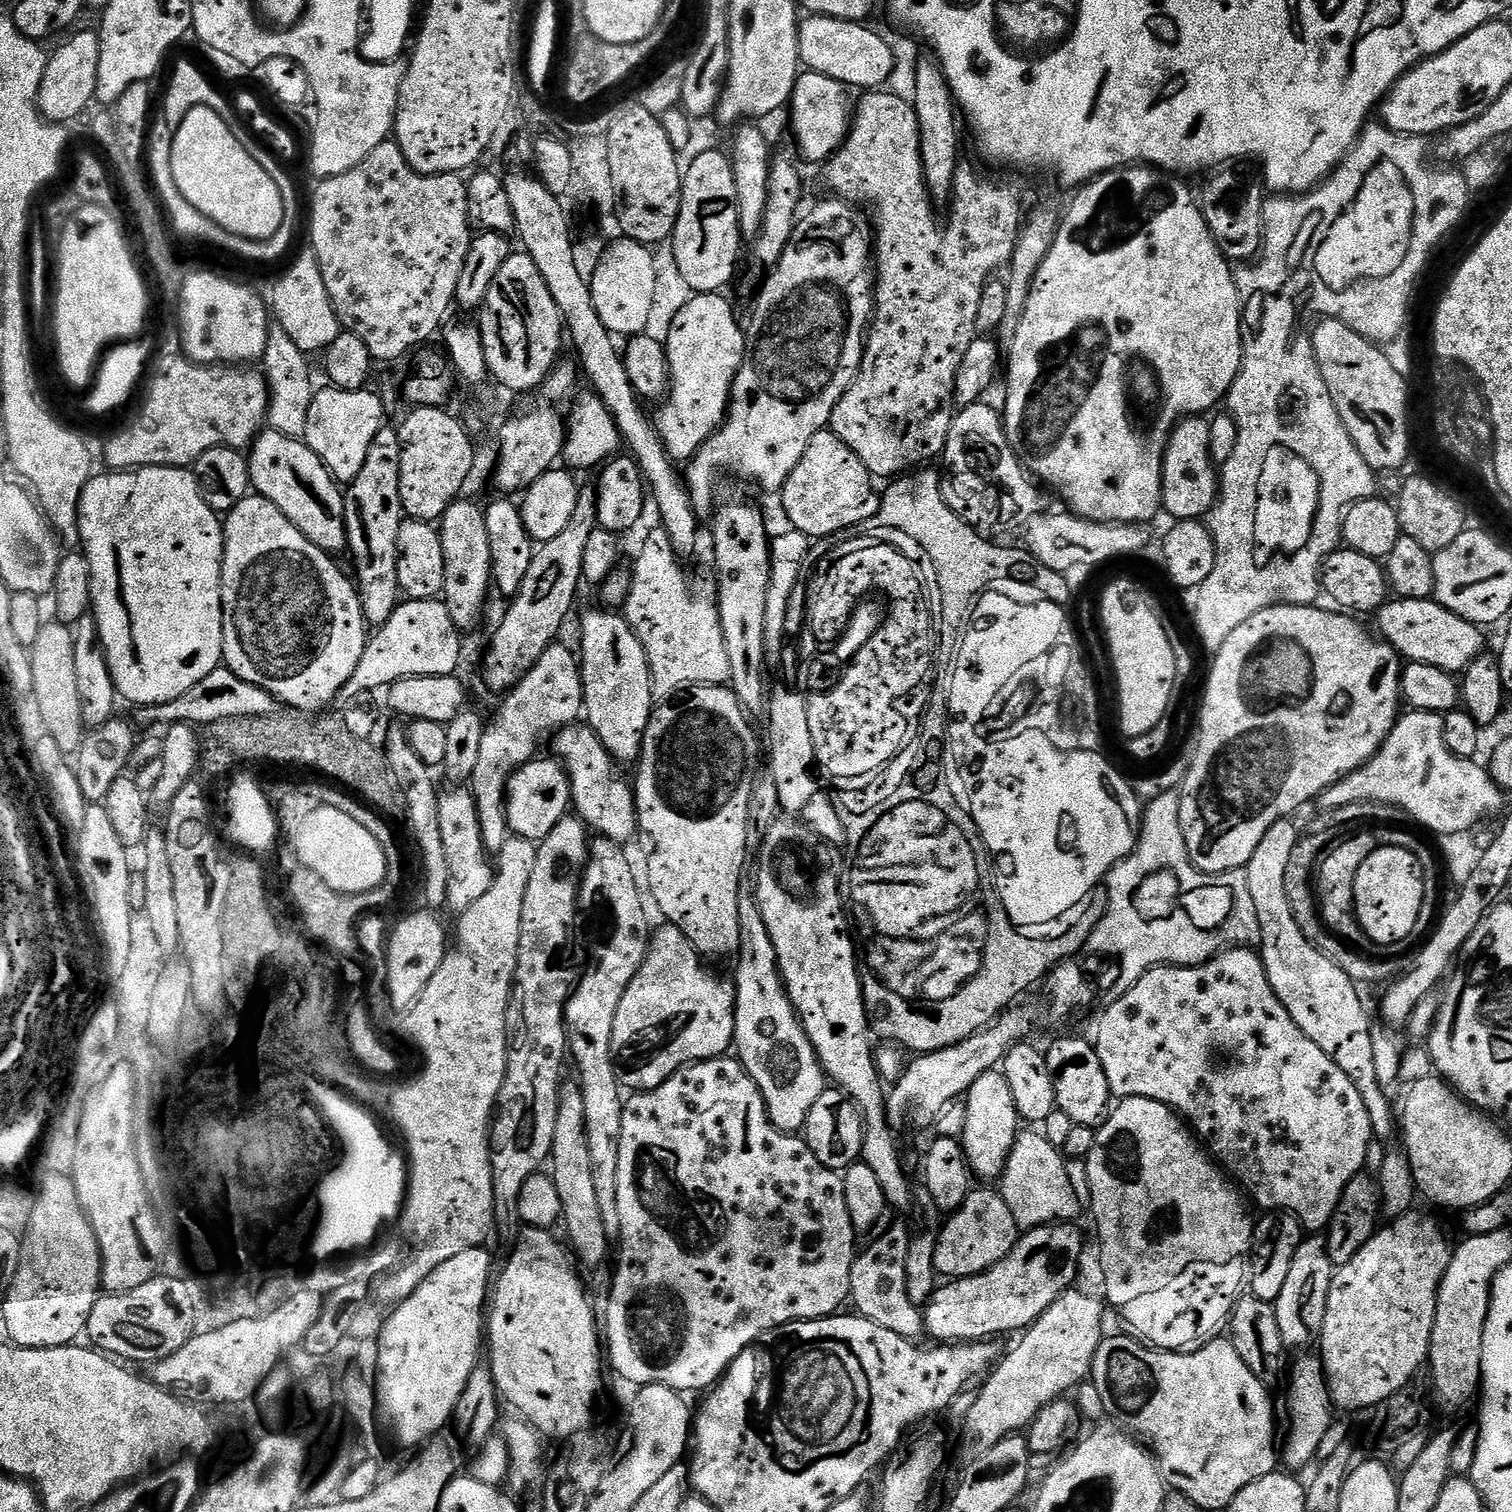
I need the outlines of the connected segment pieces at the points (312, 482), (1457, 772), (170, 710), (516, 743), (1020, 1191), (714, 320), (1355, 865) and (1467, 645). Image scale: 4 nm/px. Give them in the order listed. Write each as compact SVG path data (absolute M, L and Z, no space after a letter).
M273 430L261 431L252 441L248 457L248 473L255 495L265 496L314 546L329 554L344 552L348 547L348 530L344 521L344 497L341 485L328 468L310 450L303 439L288 437Z
M1405 711L1392 727L1392 733L1386 738L1384 747L1363 768L1351 772L1349 776L1327 788L1318 798L1318 804L1321 804L1319 807L1331 810L1350 806L1350 802L1365 804L1367 800L1373 800L1379 804L1394 804L1401 813L1408 815L1409 812L1422 827L1429 828L1432 832L1440 832L1441 837L1450 836L1456 832L1471 833L1473 829L1487 821L1484 820L1487 816L1498 815L1499 817L1505 811L1503 810L1505 793L1488 775L1487 767L1480 765L1479 768L1475 759L1463 760L1449 750L1442 738L1443 725L1444 718L1441 713Z
M227 666L214 669L202 682L190 686L182 698L174 698L174 702L165 704L154 704L144 706L139 709L135 723L141 729L152 730L155 724L171 726L174 724L191 724L193 726L207 726L219 720L229 720L230 718L250 718L251 716L269 716L277 711L278 701L275 696L271 696L266 690L238 678Z
M563 642L551 644L546 650L546 654L542 654L542 658L538 658L538 662L516 683L515 688L503 697L504 705L501 706L496 721L493 724L491 721L482 734L482 747L478 753L478 763L474 766L470 791L476 799L476 809L482 826L482 838L489 853L499 854L502 846L506 846L510 835L506 811L508 779L522 765L529 764L539 753L536 751L540 748L540 740L546 739L545 741L547 741L560 729L567 728L569 724L577 723L581 719L584 711L584 683L580 677L580 662L577 653L573 649L572 652Z
M1036 1130L1021 1131L1015 1140L1008 1162L1000 1179L1000 1193L1010 1212L1014 1214L1017 1227L1024 1230L1045 1227L1053 1223L1072 1222L1082 1212L1067 1172L1067 1161L1063 1153Z
M698 292L674 318L666 347L670 391L660 420L658 416L658 427L673 461L688 462L716 433L730 411L732 383L746 359L746 340L744 344L744 332L724 294Z
M1364 830L1361 832L1364 832L1361 836L1352 836L1349 840L1342 841L1340 845L1337 843L1319 861L1318 871L1314 876L1314 891L1321 920L1332 935L1340 937L1341 940L1352 946L1360 946L1360 943L1365 943L1366 940L1359 922L1356 921L1354 878L1358 878L1358 870L1361 868L1362 862L1366 862L1366 858L1370 858L1370 854L1374 854L1374 850L1378 847L1378 840L1375 840L1368 833L1371 831Z
M1393 599L1375 613L1374 620L1380 629L1379 635L1399 652L1405 661L1413 664L1438 666L1443 672L1463 673L1470 662L1485 651L1484 636L1479 627L1466 618L1446 610L1435 599Z

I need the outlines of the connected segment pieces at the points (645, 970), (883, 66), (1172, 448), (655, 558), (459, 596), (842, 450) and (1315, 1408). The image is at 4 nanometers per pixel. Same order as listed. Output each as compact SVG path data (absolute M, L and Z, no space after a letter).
M665 923L651 933L648 953L634 974L634 982L626 986L618 1014L614 1014L614 1030L610 1038L612 1060L616 1064L616 1077L621 1085L633 1093L649 1092L666 1078L670 1078L687 1064L700 1064L725 1055L734 1044L734 1018L736 1017L736 985L731 979L715 976L704 964L699 952L673 924Z
M833 16L805 17L800 24L799 56L801 65L809 71L826 74L849 89L880 90L896 68L896 56L892 48L864 22L843 20Z
M1203 415L1189 416L1172 430L1172 437L1164 451L1164 502L1163 511L1172 515L1173 521L1200 520L1216 507L1220 499L1220 477L1218 466L1210 454L1210 423Z
M662 526L652 530L640 556L633 561L631 590L622 605L625 620L646 650L655 703L673 699L683 688L699 684L719 687L731 681L730 658L721 626L719 585L710 577L692 590L678 563L666 530Z
M458 498L444 511L438 521L438 531L446 562L442 599L450 610L450 618L454 618L454 626L461 633L468 634L471 628L479 626L484 616L484 603L488 600L488 588L490 592L493 582L490 537L486 534L484 508L464 499Z
M825 430L814 434L814 438L810 438L810 446L806 446L806 454L802 454L802 462L794 466L779 496L781 495L780 500L784 503L784 512L788 515L790 522L788 524L793 529L811 538L832 536L835 532L847 533L856 524L866 522L876 514L880 508L882 496L878 490L876 493L872 483L874 483L874 477L866 470L858 454L854 454L854 450L850 450L850 446L842 442L842 438L835 436L831 430Z
M1316 1354L1297 1356L1300 1357L1292 1364L1292 1381L1289 1382L1288 1393L1284 1396L1284 1412L1282 1408L1282 1464L1288 1470L1304 1468L1317 1459L1319 1443L1334 1420L1328 1381L1324 1374L1324 1361Z

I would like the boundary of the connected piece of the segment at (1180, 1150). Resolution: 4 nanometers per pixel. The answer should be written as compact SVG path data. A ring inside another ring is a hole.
M1130 1096L1121 1099L1113 1107L1112 1113L1109 1114L1105 1124L1101 1128L1096 1129L1094 1146L1086 1157L1086 1161L1089 1174L1090 1198L1092 1199L1090 1213L1096 1219L1096 1232L1100 1235L1096 1236L1101 1248L1103 1269L1106 1272L1105 1297L1107 1303L1109 1305L1112 1303L1114 1307L1120 1308L1120 1316L1132 1327L1130 1332L1133 1337L1147 1342L1151 1347L1160 1349L1161 1352L1192 1350L1197 1346L1207 1344L1210 1340L1217 1339L1223 1333L1220 1332L1223 1328L1225 1331L1232 1309L1236 1307L1241 1299L1240 1287L1243 1284L1245 1287L1246 1284L1245 1257L1252 1250L1254 1220L1253 1217L1248 1217L1248 1212L1244 1209L1245 1197L1233 1187L1229 1177L1217 1167L1213 1157L1202 1147L1201 1141L1186 1127L1185 1121L1173 1109L1166 1107L1162 1102L1151 1100L1150 1098Z

